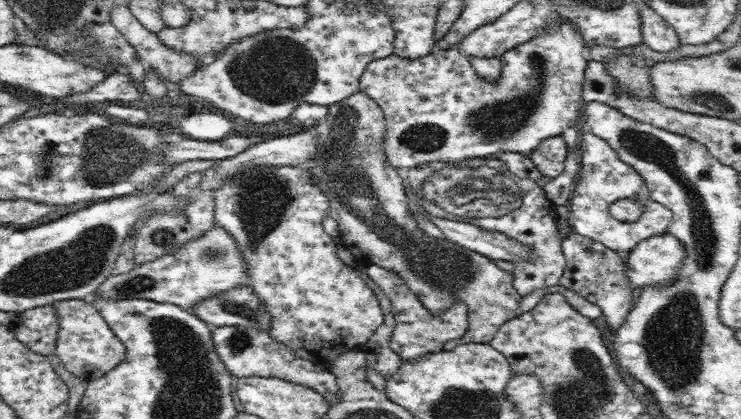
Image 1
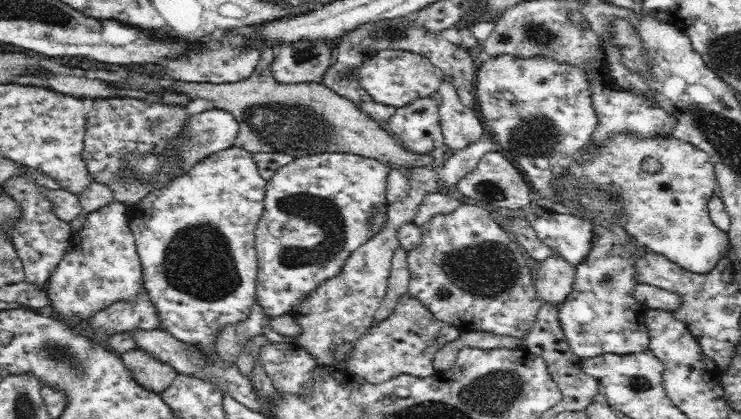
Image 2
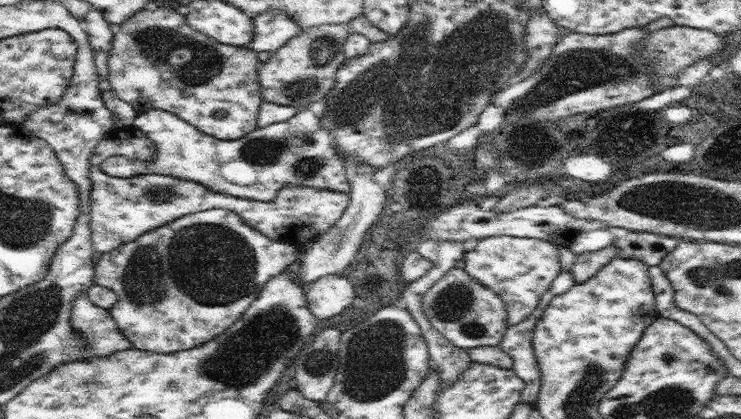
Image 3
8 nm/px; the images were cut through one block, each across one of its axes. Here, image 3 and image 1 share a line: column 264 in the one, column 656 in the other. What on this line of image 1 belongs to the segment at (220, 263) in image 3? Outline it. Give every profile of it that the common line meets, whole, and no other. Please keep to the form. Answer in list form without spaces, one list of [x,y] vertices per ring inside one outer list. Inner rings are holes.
[[[669,232],[642,240],[626,260],[626,277],[632,288],[673,283],[685,257],[684,245]]]

